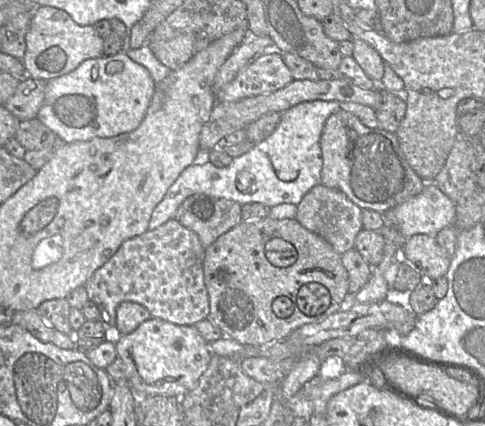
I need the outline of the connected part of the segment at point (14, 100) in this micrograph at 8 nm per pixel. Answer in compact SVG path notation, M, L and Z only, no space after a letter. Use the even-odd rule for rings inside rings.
M24 77L3 105L17 119L37 118L44 102L47 81Z

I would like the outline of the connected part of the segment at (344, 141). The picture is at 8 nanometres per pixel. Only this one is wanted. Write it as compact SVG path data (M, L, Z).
M340 110L328 117L320 147L322 184L340 190L362 210L385 213L417 196L426 186L405 159L395 133L369 128L350 112Z

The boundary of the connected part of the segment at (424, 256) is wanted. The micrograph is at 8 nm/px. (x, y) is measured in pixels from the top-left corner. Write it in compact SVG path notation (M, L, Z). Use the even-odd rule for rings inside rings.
M416 234L405 240L402 257L424 277L436 280L446 276L452 256L439 246L436 236Z

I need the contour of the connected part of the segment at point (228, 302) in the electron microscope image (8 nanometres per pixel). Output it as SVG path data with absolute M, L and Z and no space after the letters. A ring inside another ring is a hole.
M295 218L242 221L205 248L203 270L210 302L207 320L220 328L225 337L245 346L284 340L304 325L321 322L340 310L349 292L349 275L341 254Z

